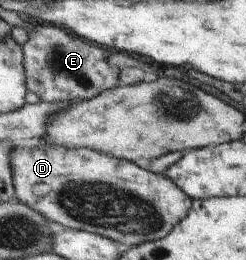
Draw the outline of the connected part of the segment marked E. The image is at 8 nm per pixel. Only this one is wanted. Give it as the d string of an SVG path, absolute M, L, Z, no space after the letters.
M34 25L28 34L28 41L23 45L22 68L24 86L28 92L35 93L43 103L66 102L74 103L97 96L103 91L120 86L118 67L110 67L107 62L108 51L84 39L74 37L61 27L51 25Z

